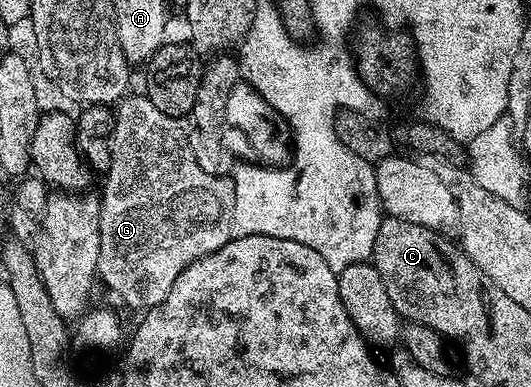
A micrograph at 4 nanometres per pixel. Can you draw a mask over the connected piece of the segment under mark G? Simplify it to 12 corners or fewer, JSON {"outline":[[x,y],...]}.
{"outline":[[117,103],[97,277],[145,312],[224,248],[234,184]]}

